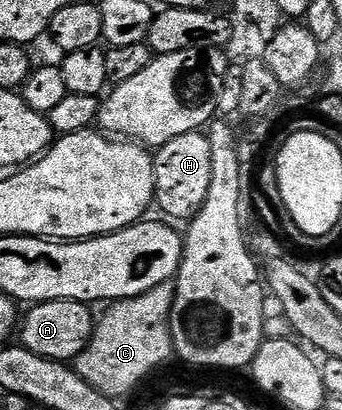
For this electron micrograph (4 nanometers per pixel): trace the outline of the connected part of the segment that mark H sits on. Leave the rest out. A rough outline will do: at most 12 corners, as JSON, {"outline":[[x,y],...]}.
{"outline":[[206,132],[158,146],[154,204],[190,222],[213,183]]}

